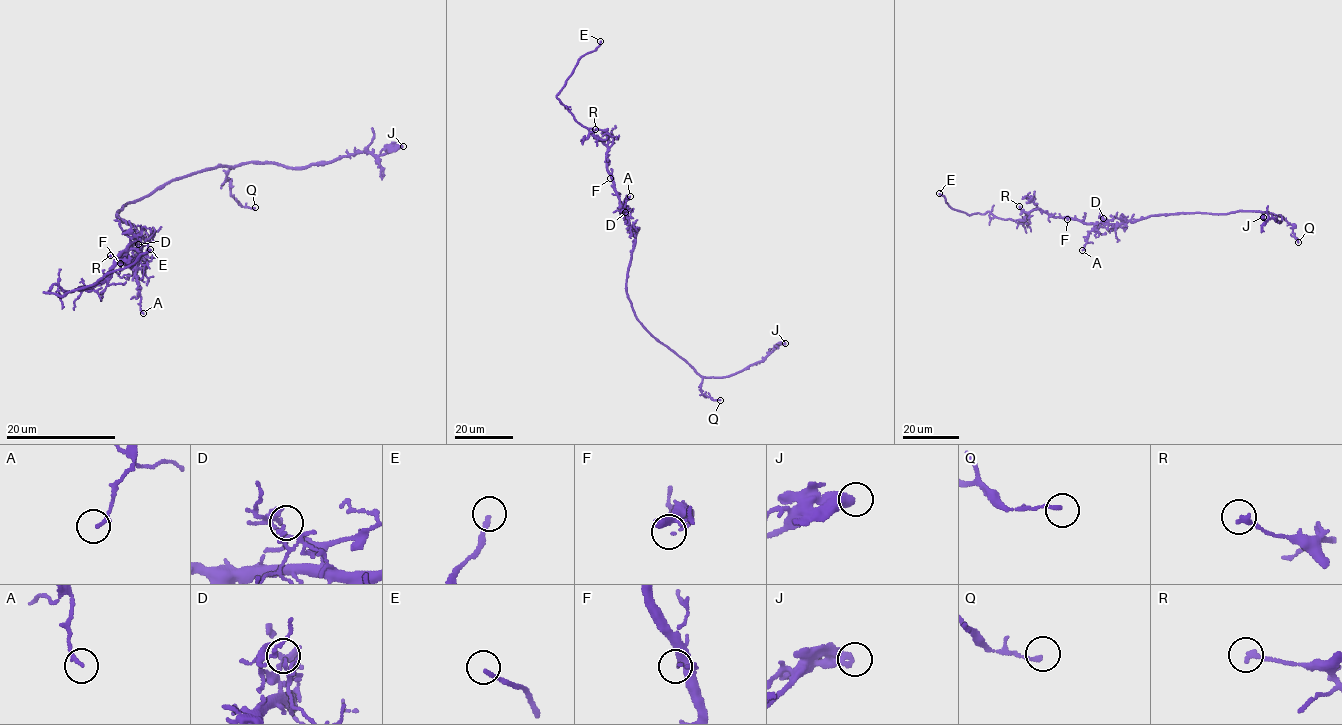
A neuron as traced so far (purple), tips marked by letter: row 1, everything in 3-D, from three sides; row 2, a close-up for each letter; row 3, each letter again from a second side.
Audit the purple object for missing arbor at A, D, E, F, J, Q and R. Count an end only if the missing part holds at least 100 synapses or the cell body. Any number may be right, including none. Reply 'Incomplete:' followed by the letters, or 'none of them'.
Incomplete: E

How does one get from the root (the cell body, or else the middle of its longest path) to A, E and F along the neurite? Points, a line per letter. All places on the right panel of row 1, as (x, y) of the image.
A: (1133, 221), (1097, 224), (1089, 233), (1082, 250)
E: (1133, 221), (1085, 223), (1034, 209), (1015, 220), (987, 211), (968, 214), (952, 208), (939, 193)
F: (1133, 221), (1113, 224), (1067, 219)

